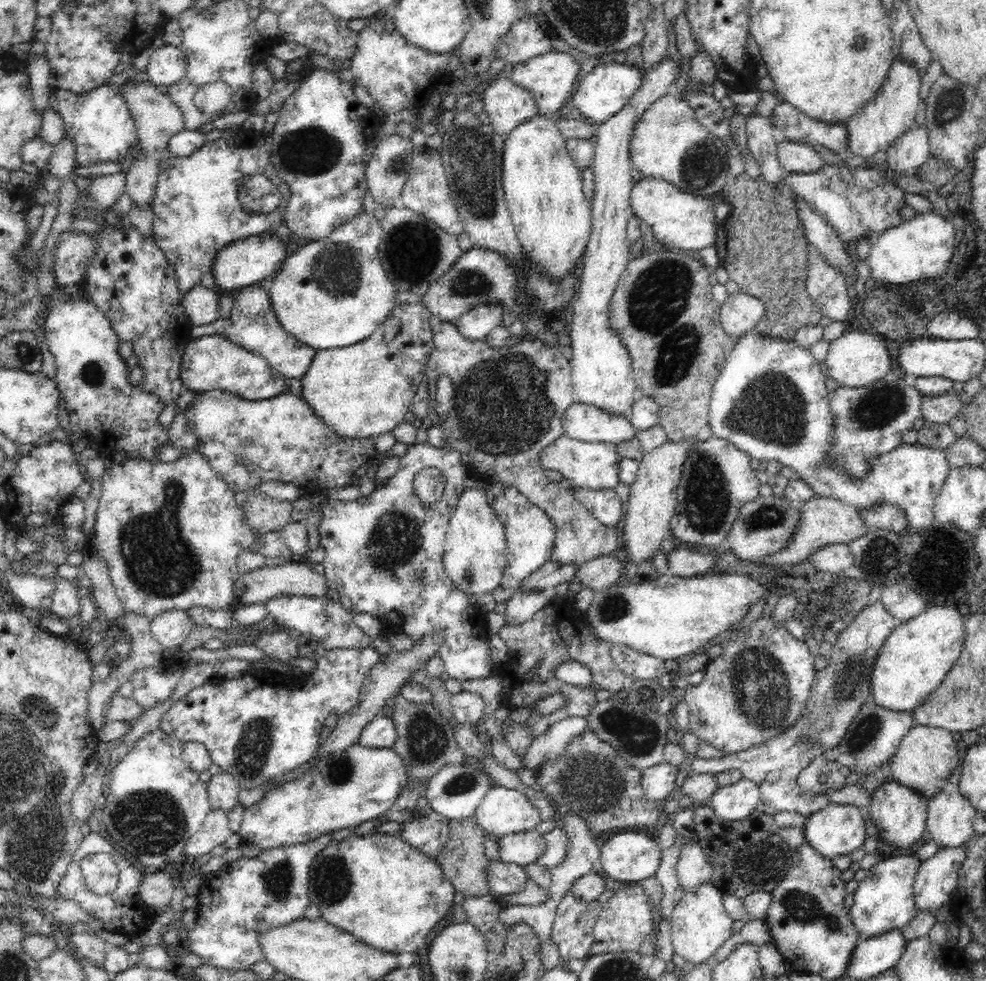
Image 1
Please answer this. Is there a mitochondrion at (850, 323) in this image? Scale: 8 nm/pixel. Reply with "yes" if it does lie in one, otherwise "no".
no

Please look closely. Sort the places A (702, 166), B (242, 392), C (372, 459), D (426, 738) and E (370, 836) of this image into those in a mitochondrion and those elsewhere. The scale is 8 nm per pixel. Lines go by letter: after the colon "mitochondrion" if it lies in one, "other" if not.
A: mitochondrion
B: other
C: other
D: mitochondrion
E: other

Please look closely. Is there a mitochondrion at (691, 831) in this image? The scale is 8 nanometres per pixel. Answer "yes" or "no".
no

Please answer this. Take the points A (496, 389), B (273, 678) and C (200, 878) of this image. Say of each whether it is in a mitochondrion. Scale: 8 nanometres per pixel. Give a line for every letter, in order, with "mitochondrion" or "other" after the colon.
A: mitochondrion
B: other
C: other

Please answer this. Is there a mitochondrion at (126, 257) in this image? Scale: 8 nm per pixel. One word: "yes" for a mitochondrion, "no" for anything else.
no

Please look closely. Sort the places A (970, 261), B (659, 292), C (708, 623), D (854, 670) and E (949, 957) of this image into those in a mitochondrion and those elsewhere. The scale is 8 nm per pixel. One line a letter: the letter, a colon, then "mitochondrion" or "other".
A: other
B: mitochondrion
C: other
D: mitochondrion
E: other

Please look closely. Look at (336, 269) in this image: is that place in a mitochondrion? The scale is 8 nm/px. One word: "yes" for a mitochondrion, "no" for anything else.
yes

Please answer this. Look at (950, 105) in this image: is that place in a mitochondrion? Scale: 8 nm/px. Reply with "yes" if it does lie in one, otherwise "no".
yes

